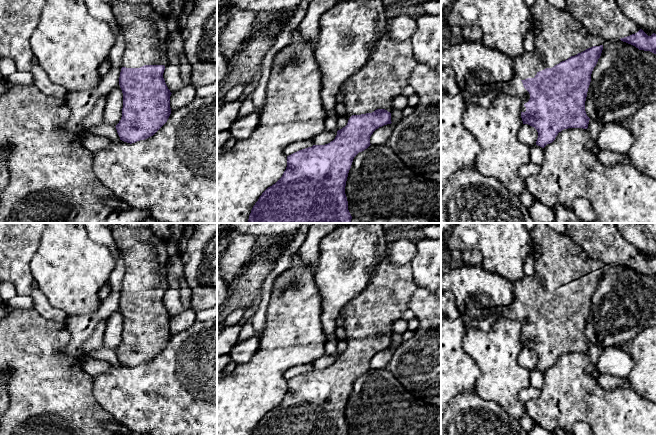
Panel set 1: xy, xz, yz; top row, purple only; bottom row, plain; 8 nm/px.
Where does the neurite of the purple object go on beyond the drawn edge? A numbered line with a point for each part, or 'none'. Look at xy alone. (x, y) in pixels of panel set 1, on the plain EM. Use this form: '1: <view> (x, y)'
1: xy (145, 260)

